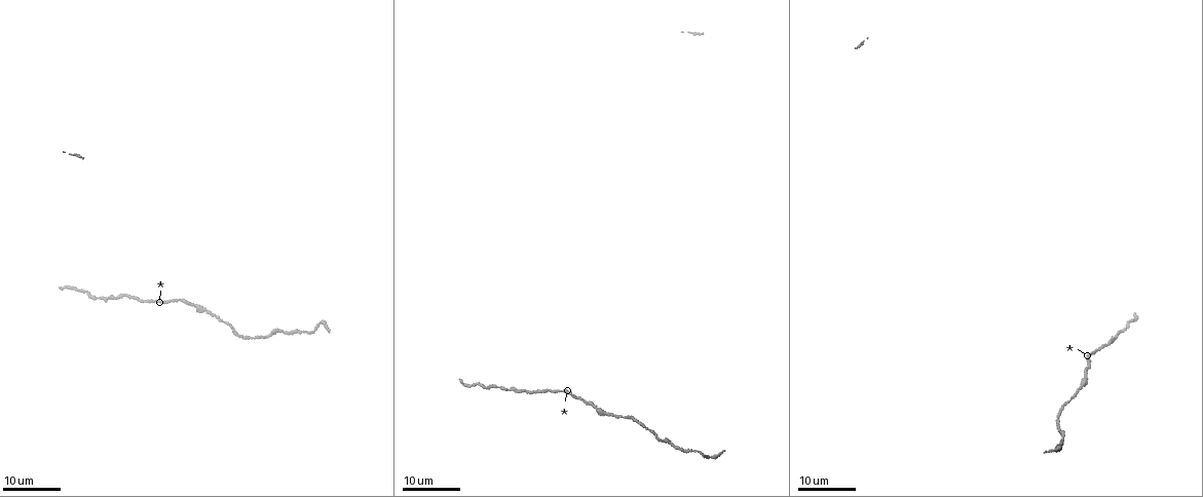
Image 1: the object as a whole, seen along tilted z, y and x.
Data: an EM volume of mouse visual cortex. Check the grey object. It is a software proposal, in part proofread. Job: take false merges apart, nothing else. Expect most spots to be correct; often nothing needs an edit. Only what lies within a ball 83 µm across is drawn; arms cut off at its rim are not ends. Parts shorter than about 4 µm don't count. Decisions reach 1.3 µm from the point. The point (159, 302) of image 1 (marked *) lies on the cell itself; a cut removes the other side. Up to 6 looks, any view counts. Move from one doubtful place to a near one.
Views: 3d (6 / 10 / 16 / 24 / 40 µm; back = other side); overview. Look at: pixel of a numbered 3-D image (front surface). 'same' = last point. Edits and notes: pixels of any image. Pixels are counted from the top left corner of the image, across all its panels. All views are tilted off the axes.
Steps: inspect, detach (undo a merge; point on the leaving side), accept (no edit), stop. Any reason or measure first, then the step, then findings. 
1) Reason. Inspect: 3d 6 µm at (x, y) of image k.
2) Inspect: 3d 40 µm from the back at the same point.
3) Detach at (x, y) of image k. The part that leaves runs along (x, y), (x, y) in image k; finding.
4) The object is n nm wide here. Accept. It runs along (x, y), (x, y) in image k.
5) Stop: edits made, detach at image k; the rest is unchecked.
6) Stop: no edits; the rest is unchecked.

Sudden change in width. Inspect: 3d 24 µm at (108, 299) of image 1.

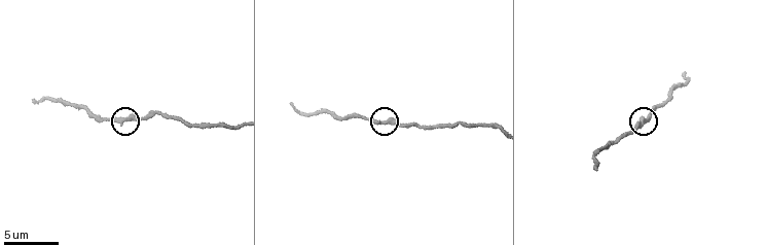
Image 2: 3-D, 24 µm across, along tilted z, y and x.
Inspect: 3d 10 µm at (384, 121) of image 2.

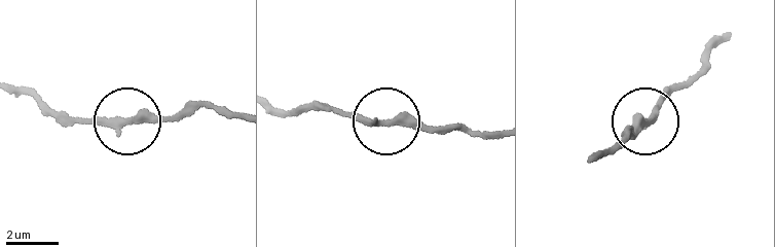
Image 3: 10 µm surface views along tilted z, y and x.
Closer look. Inspect: 3d 6 µm at (645, 120) of image 3.

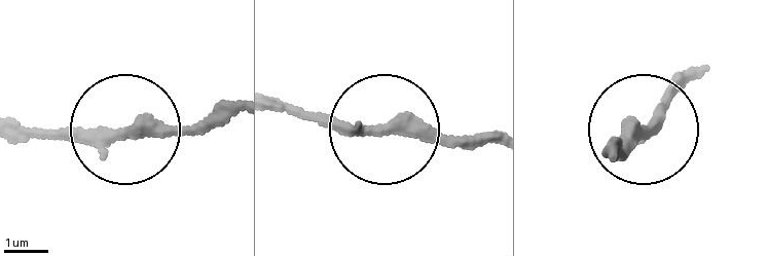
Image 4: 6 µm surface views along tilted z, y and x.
Accept. One cell here.

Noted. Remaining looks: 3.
Sudden change in width. Inspect: 3d 24 µm at (208, 310) of image 1.

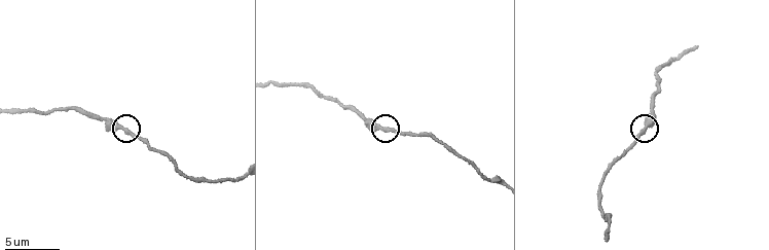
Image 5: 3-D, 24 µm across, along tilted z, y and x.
Inspect: 3d 6 µm at (644, 130) of image 5.

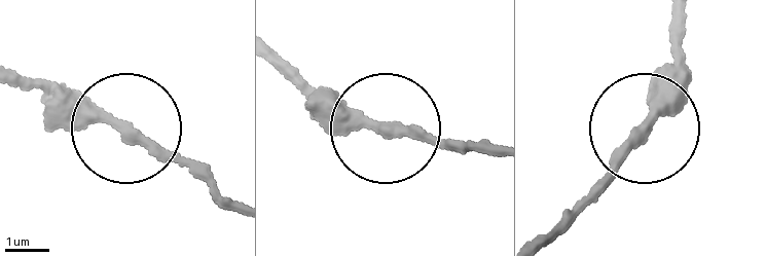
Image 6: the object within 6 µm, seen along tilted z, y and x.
Accept. It runs along (13, 77), (207, 168) in image 6; all the same cell.

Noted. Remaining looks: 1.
Stop: no edits; the rest is unchecked.

